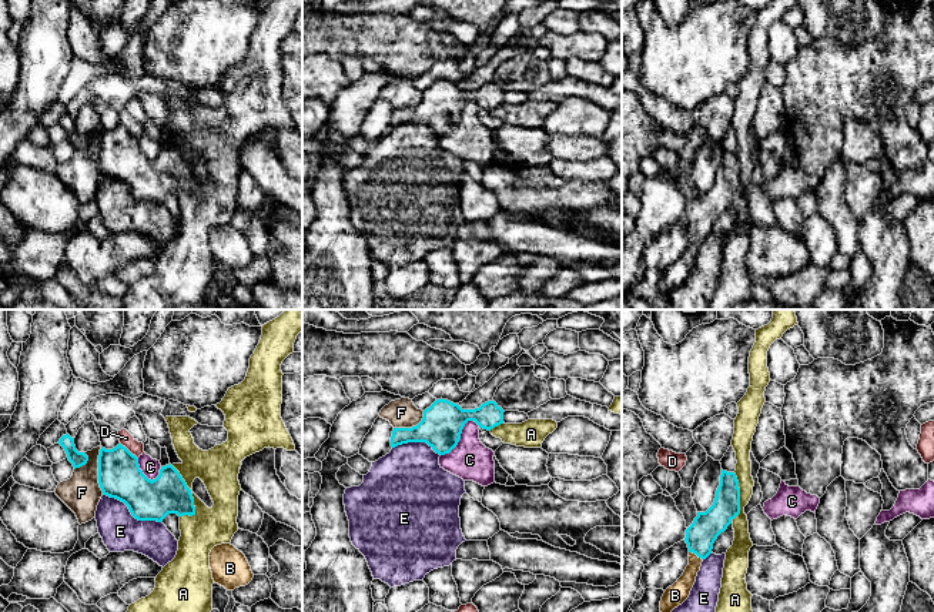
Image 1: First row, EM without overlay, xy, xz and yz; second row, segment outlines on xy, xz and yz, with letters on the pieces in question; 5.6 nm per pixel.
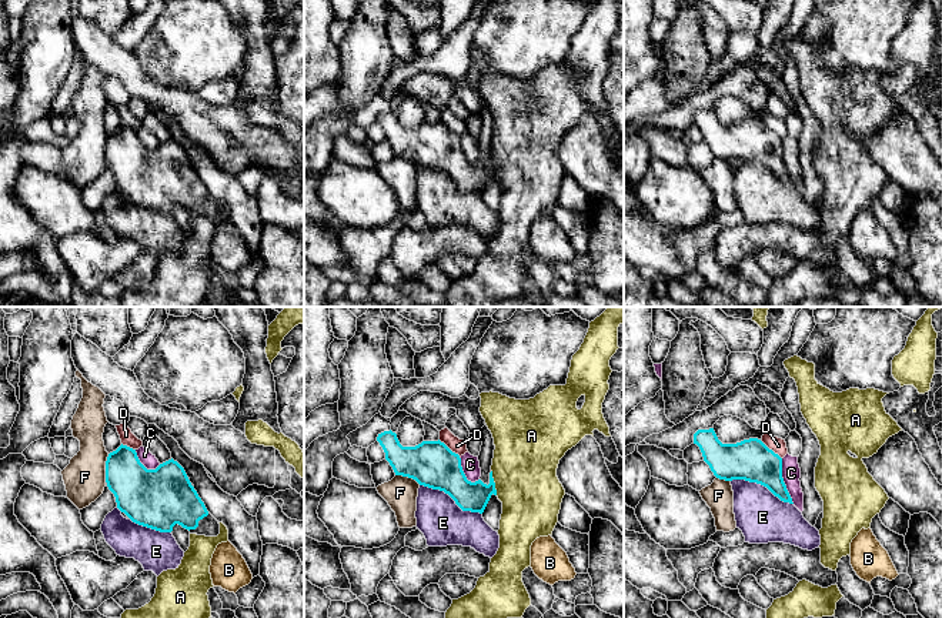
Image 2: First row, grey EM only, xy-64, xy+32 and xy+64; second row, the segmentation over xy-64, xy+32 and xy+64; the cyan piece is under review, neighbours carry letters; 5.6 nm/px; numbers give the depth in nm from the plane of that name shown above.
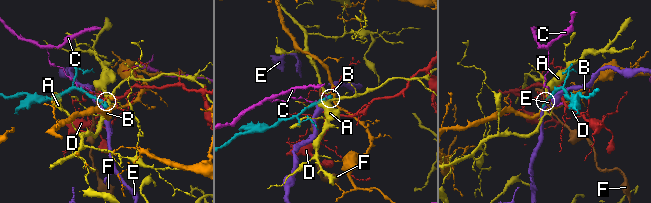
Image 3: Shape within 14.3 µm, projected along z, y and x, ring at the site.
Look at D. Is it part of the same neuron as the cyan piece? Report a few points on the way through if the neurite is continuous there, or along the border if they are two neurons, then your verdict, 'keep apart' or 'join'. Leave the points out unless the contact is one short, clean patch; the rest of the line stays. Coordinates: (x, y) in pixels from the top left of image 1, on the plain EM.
border along xy (120, 123), (137, 139); keep apart

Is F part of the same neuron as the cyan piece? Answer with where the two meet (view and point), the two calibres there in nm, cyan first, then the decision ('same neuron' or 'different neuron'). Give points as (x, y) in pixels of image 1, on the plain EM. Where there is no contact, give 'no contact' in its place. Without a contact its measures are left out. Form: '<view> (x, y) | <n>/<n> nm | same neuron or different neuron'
xy (99, 150) | 240/220 nm | different neuron

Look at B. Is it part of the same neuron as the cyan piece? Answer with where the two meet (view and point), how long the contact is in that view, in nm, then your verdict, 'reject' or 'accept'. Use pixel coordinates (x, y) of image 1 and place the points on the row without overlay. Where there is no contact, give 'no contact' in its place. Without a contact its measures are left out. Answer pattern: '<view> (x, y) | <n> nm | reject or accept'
yz (696, 234) | 90 nm | accept

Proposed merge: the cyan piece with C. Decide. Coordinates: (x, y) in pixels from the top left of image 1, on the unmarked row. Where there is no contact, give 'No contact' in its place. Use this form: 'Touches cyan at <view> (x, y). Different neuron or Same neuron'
Touches cyan at xz (459, 116). Different neuron

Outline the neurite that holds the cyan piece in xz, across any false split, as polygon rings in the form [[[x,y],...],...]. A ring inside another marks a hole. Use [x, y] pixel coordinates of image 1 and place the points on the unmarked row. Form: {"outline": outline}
{"outline": [[[436,80],[424,91],[422,101],[412,108],[394,108],[391,127],[408,123],[426,123],[436,134],[449,134],[459,123],[468,101],[475,101],[479,108],[491,111],[503,104],[503,90],[488,81],[475,90],[462,90],[448,80]]]}

